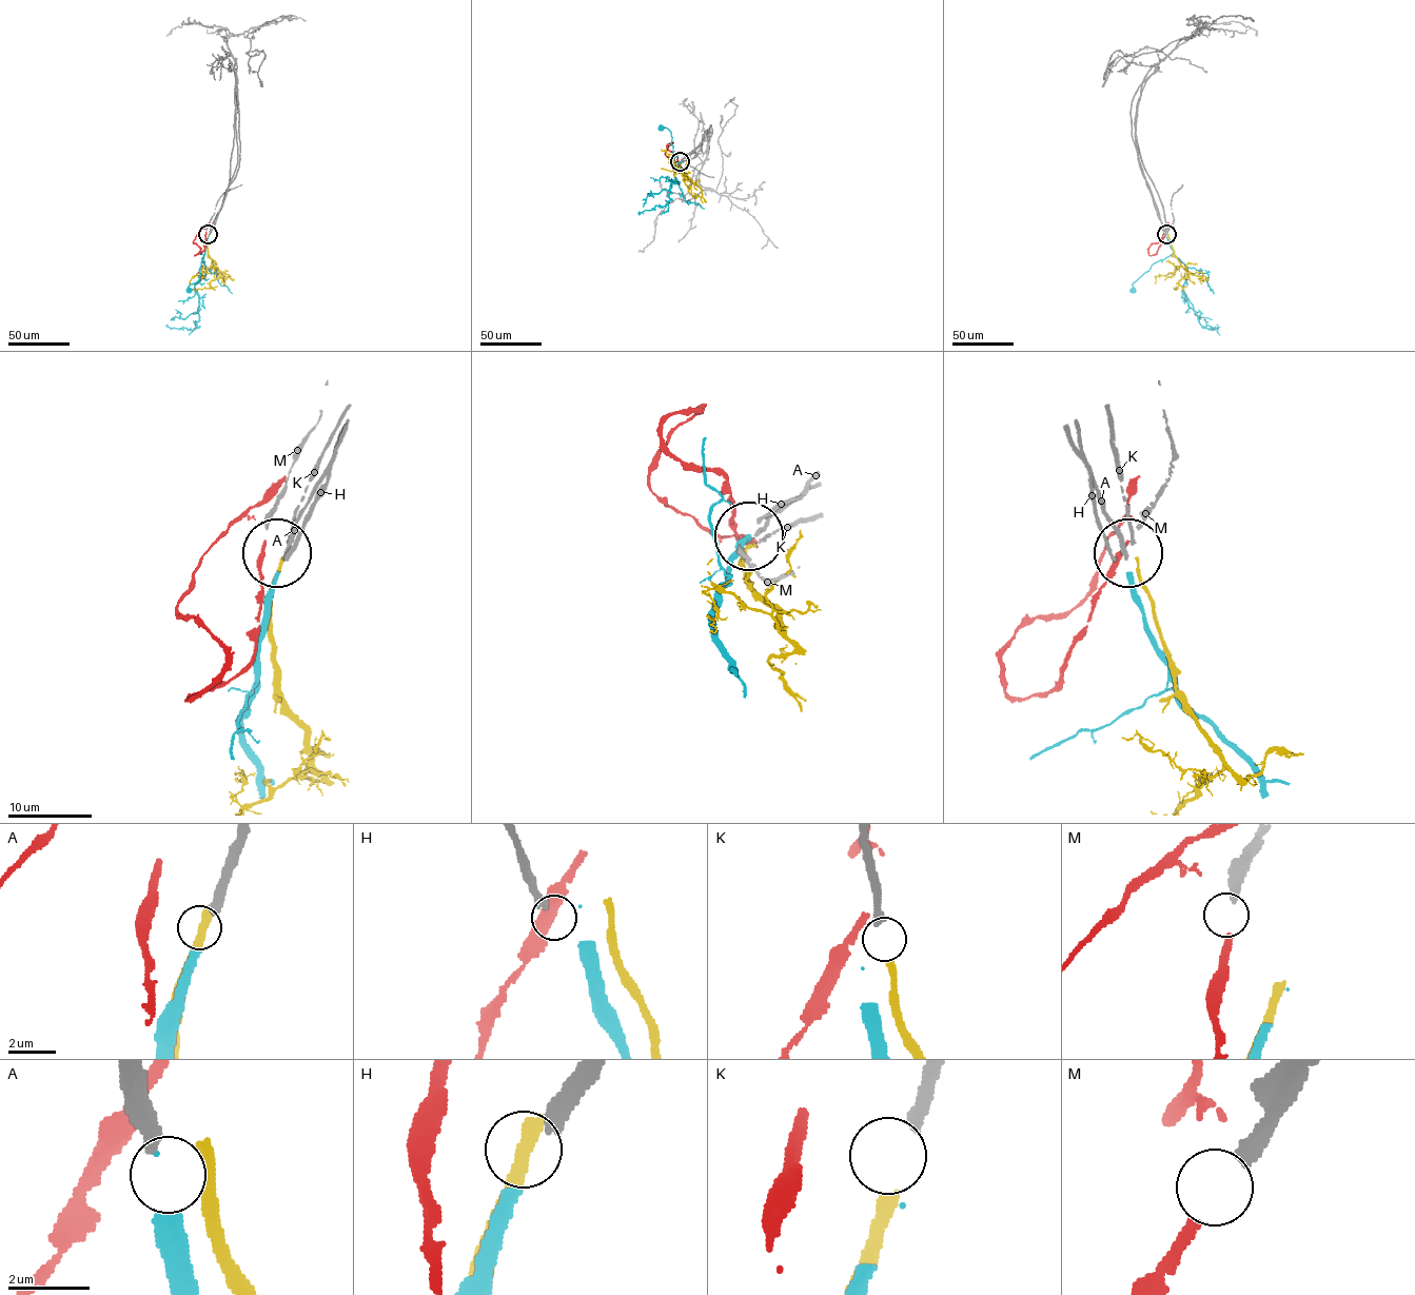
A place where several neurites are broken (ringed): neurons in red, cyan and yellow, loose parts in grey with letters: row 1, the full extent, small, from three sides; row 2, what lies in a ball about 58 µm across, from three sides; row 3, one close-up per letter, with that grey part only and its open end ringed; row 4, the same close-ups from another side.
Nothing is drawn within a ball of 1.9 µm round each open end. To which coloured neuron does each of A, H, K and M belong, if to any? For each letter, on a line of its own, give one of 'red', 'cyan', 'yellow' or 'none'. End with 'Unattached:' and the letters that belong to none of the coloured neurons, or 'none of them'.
A: cyan
H: none
K: yellow
M: red
Unattached: H

